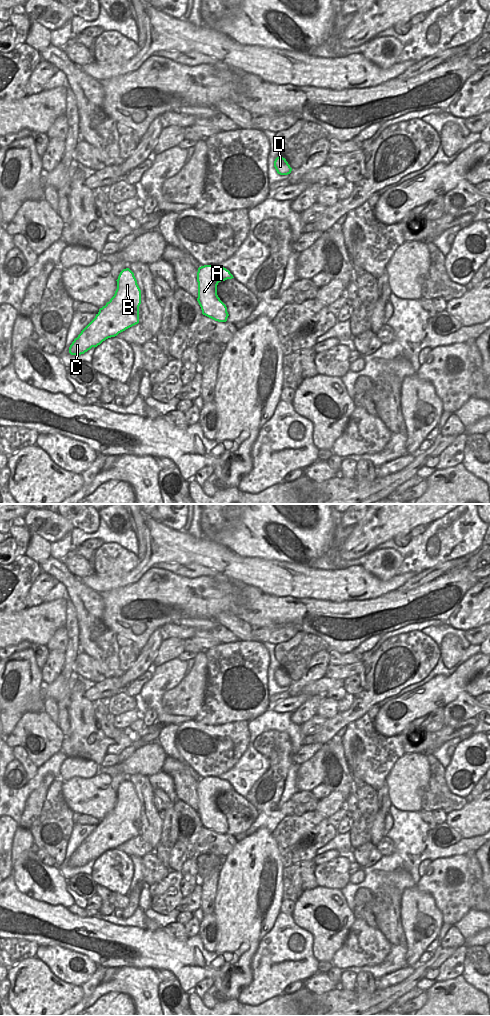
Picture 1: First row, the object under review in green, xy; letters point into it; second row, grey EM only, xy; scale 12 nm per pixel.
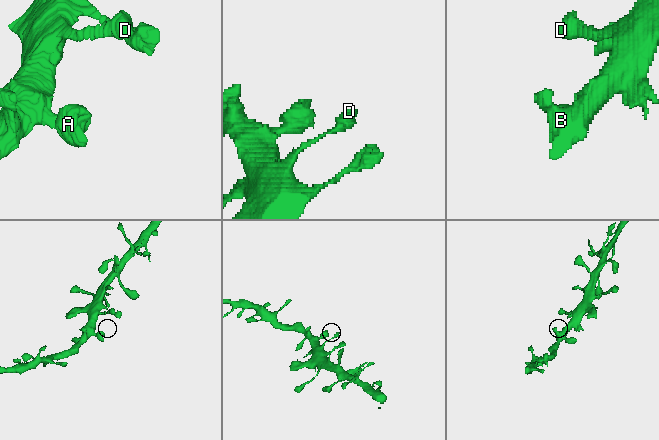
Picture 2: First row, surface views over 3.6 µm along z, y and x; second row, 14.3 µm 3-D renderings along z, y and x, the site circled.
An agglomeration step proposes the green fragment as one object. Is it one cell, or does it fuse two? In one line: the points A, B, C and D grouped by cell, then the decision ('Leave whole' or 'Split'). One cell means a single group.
Groups: A B C D. Leave whole

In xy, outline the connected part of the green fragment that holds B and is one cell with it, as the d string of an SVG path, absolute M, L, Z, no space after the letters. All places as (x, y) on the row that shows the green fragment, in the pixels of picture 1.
M123 269L114 296L99 309L95 318L81 331L69 347L71 355L81 355L108 338L139 323L141 290L134 273Z

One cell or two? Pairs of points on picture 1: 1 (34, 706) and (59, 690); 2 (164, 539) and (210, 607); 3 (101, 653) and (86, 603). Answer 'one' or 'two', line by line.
1: one
2: two
3: one

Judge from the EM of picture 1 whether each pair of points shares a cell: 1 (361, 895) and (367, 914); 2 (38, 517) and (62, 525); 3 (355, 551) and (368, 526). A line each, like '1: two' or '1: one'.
1: one
2: one
3: one

